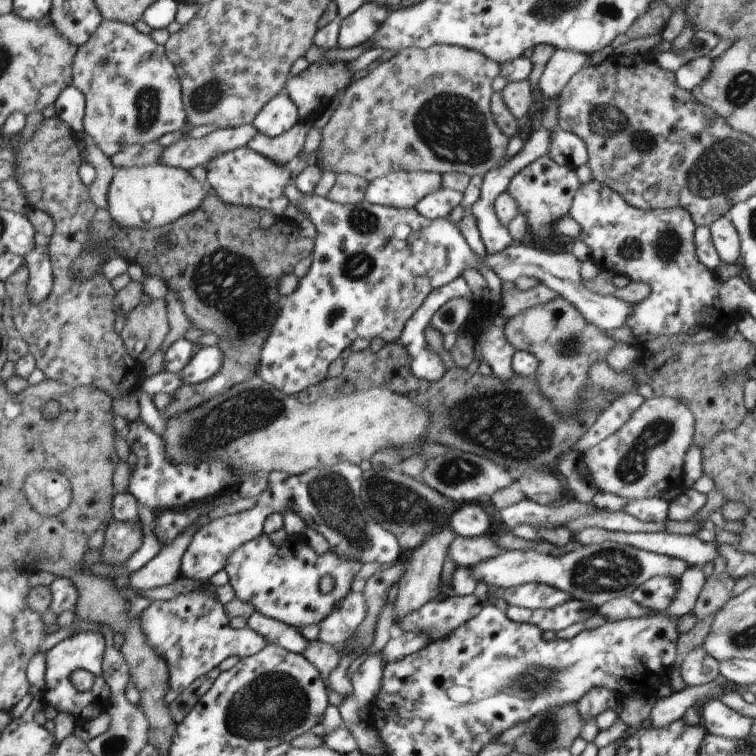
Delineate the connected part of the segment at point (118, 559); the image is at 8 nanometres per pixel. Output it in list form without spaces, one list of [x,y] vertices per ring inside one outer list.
[[[112,520],[106,528],[104,543],[98,550],[101,555],[100,562],[110,564],[116,569],[138,551],[142,540],[142,528],[138,524]]]

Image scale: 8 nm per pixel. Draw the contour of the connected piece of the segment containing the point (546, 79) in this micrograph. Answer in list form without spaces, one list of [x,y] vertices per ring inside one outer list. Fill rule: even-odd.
[[[556,49],[552,58],[548,60],[546,68],[538,82],[542,96],[552,99],[568,84],[576,72],[589,65],[590,55],[564,49]]]

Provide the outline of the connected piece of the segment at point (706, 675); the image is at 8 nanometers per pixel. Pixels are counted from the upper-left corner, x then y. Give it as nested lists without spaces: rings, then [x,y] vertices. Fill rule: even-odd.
[[[704,646],[692,650],[679,664],[682,680],[688,687],[708,684],[718,678],[719,662],[704,650]]]

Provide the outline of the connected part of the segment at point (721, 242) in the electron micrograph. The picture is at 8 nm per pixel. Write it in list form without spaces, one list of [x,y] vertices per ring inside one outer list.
[[[727,215],[721,216],[709,226],[714,248],[725,264],[734,264],[740,260],[740,237],[734,224]]]

